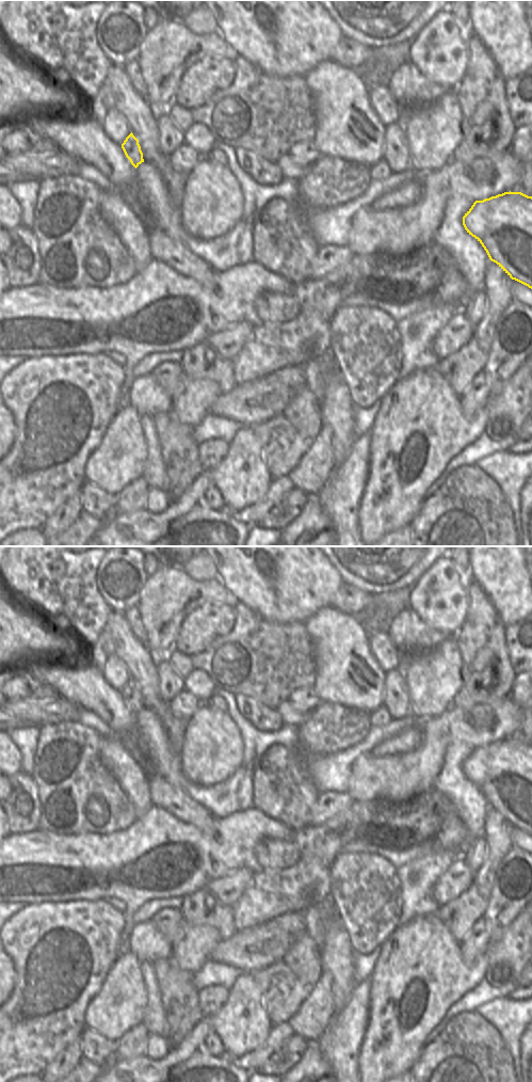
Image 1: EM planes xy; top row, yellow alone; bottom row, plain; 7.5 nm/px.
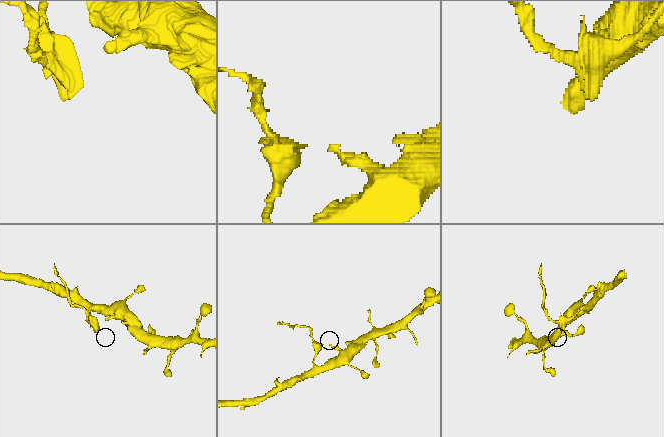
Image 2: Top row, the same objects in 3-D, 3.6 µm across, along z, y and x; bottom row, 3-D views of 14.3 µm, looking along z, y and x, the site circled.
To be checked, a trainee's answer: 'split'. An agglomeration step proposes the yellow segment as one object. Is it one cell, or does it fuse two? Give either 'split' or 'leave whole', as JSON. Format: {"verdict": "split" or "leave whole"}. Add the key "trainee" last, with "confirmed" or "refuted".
{"verdict": "split", "trainee": "confirmed"}

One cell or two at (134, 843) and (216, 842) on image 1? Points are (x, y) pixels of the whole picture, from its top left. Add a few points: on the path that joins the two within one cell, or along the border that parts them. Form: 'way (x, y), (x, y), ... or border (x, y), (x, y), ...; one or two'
way (155, 843), (161, 843), (167, 839), (196, 842); one

